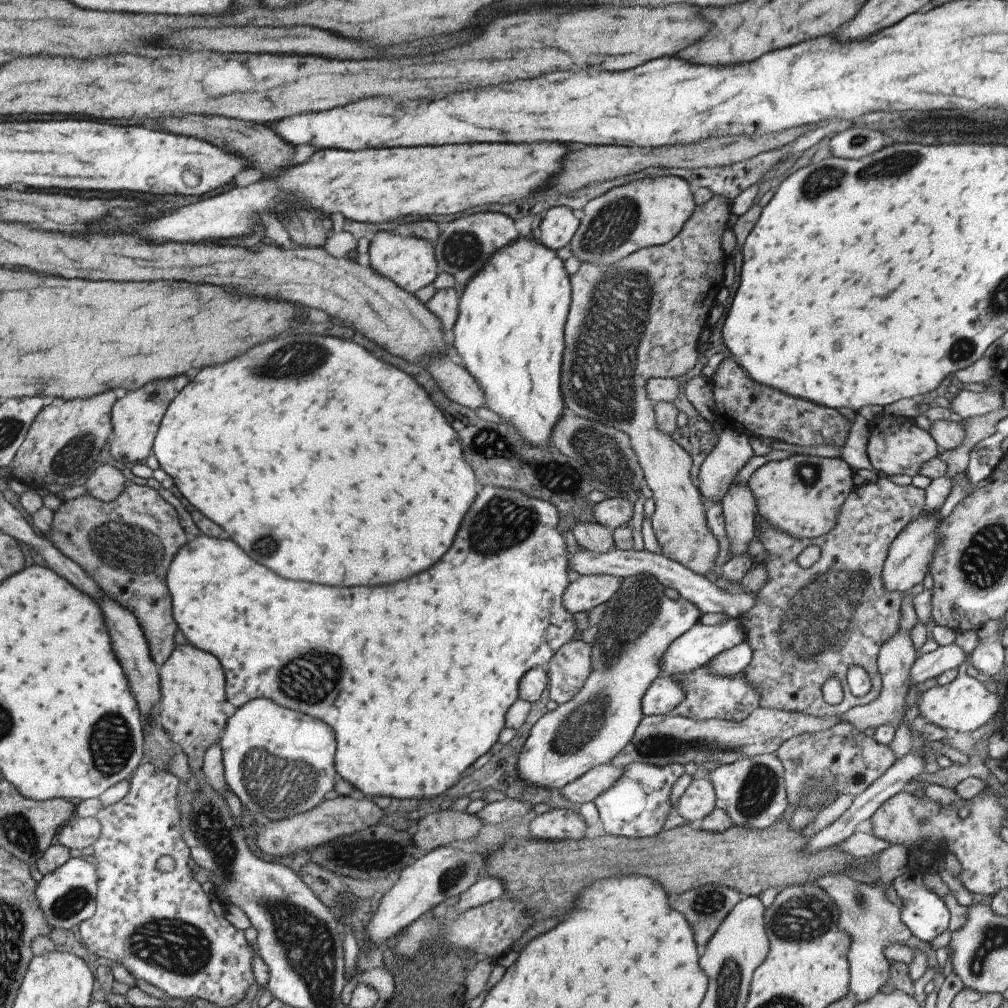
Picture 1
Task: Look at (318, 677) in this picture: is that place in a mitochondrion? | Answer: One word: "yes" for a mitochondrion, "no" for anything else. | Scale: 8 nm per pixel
yes

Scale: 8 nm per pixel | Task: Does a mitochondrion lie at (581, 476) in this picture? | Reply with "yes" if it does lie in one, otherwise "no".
yes

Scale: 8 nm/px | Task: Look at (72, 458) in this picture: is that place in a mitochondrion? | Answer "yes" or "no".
yes

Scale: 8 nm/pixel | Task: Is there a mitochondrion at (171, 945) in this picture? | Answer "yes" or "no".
yes

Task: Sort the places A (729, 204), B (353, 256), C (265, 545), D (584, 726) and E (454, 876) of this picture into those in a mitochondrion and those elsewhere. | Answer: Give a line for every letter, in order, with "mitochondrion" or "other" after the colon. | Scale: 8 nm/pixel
A: other
B: other
C: mitochondrion
D: mitochondrion
E: mitochondrion

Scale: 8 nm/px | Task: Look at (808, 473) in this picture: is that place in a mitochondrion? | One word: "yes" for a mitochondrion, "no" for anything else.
yes

